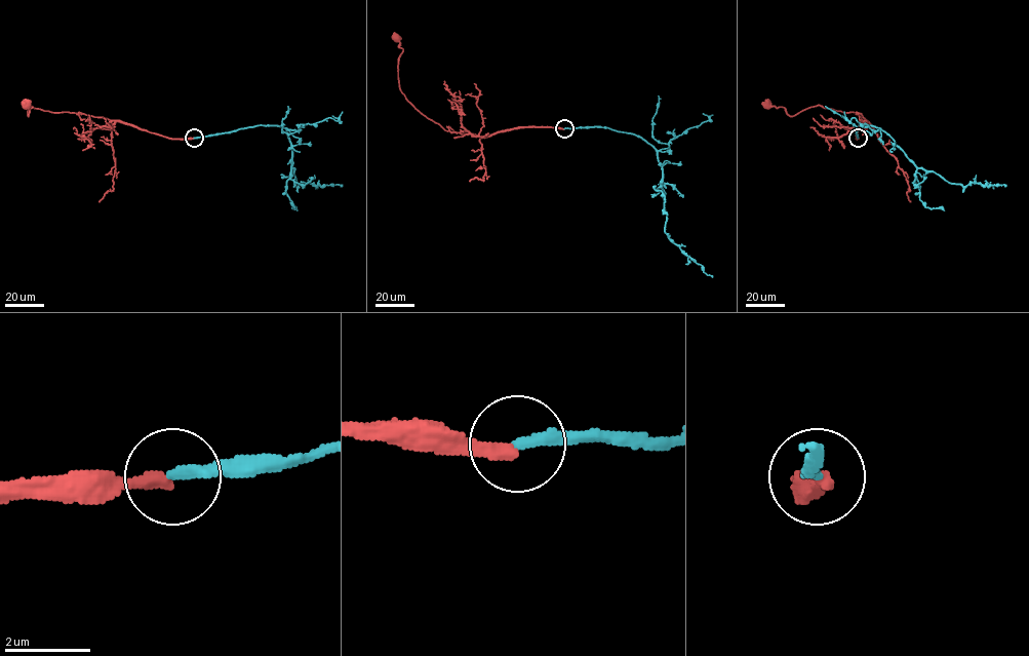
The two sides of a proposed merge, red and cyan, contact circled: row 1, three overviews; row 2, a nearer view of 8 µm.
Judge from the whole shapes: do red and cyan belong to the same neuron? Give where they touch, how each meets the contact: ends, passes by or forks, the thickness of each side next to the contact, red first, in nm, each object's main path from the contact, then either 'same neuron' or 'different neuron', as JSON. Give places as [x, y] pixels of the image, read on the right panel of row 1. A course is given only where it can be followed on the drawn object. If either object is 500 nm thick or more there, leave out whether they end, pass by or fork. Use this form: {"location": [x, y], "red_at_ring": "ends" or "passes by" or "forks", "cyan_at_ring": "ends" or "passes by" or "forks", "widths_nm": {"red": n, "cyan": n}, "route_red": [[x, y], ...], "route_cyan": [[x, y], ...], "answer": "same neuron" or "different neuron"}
{"location": [858, 138], "red_at_ring": "ends", "cyan_at_ring": "ends", "widths_nm": {"red": 320, "cyan": 280}, "route_red": [[858, 138], [857, 132], [866, 120], [860, 113], [836, 111], [820, 105], [789, 116], [784, 108], [761, 103]], "route_cyan": [[858, 138], [861, 126], [875, 126], [917, 167], [934, 171], [949, 183], [1005, 186]], "answer": "different neuron"}

